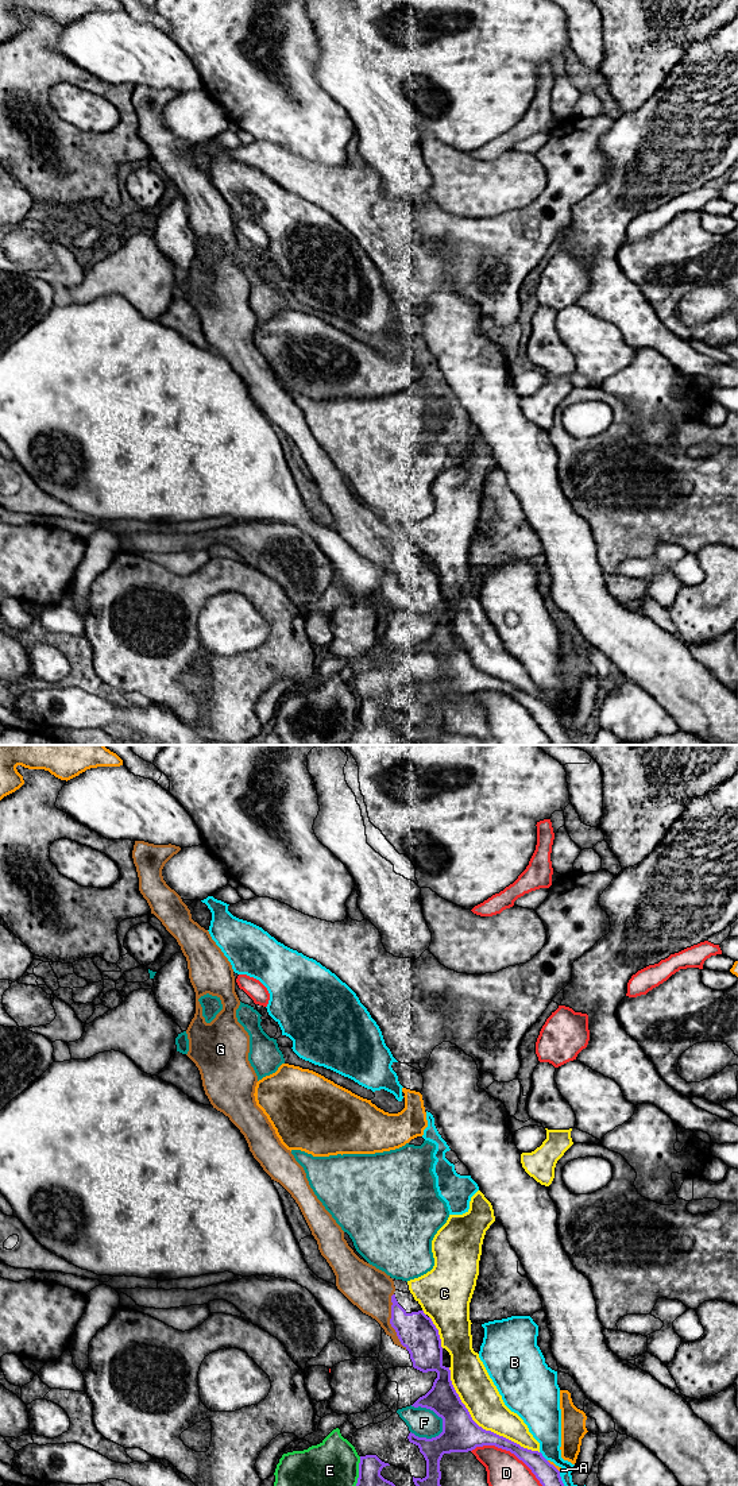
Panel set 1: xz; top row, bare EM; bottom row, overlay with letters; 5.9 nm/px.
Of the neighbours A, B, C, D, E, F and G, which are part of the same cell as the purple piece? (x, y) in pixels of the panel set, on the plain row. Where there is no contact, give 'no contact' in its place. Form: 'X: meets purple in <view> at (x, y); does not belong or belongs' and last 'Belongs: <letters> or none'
A: meets purple in xz at (552, 709); does not belong
B: meets purple in xz at (543, 701); does not belong
C: meets purple in xz at (480, 671); does not belong
D: meets purple in xz at (516, 699); does not belong
E: meets purple in xz at (356, 729); does not belong
F: meets purple in xz at (432, 653); does not belong
G: meets purple in xz at (390, 566); belongs
Belongs: G

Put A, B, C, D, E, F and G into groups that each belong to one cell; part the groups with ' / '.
A / B / C / D / E / F / G

